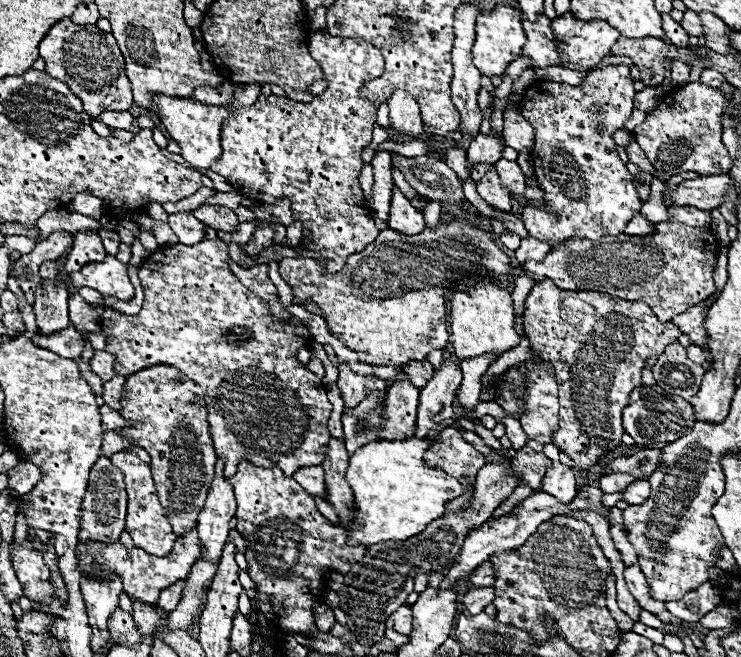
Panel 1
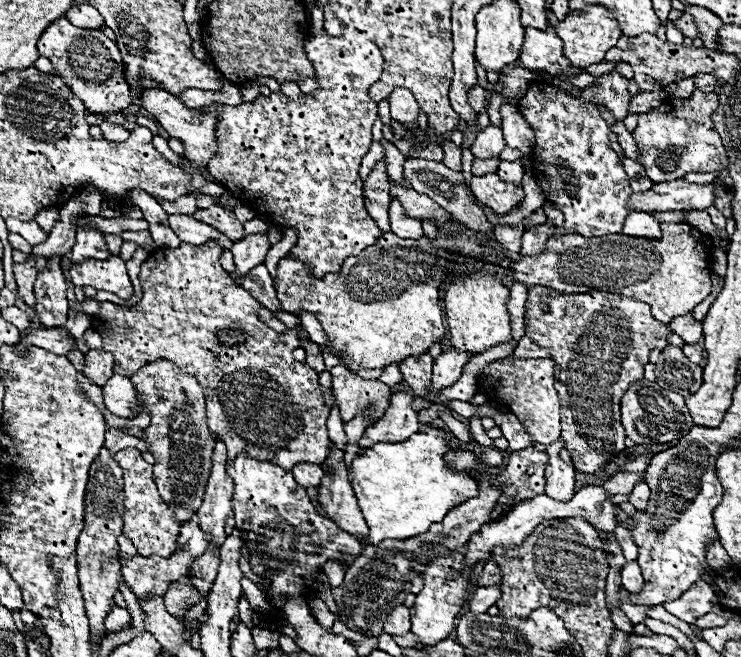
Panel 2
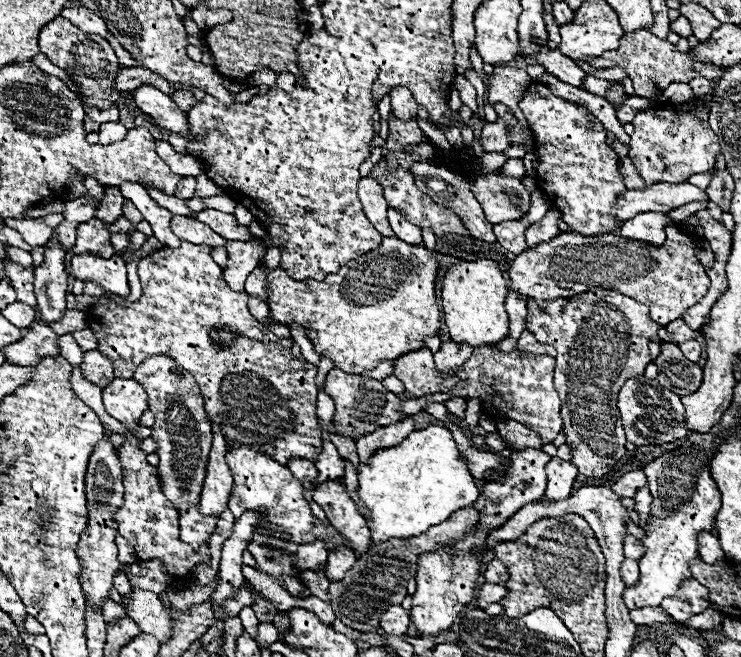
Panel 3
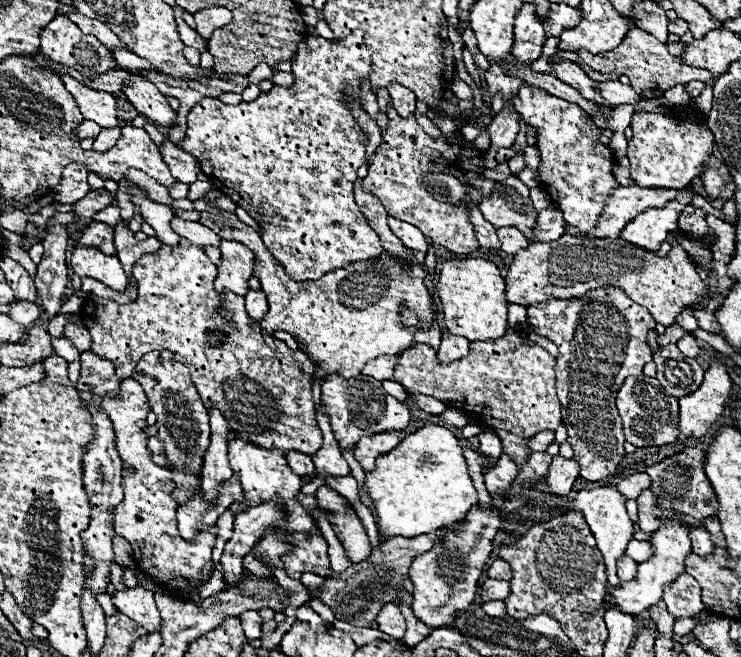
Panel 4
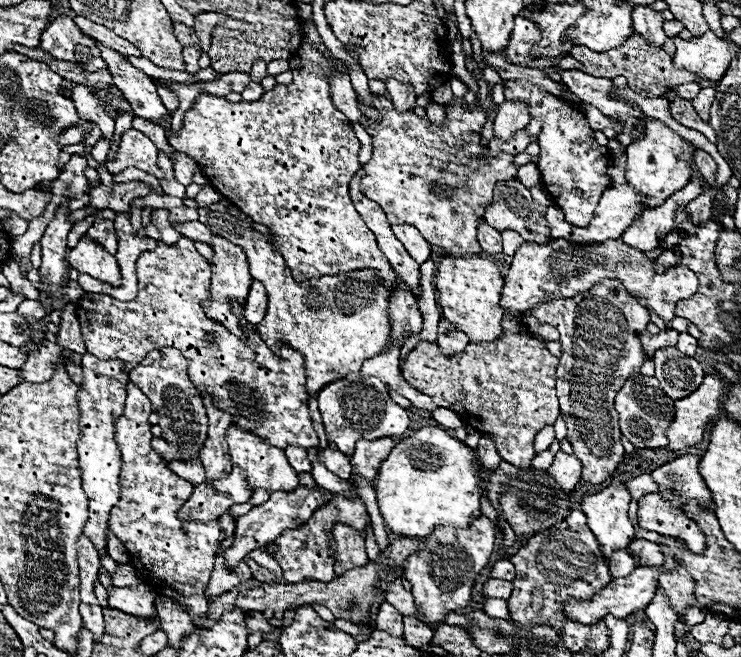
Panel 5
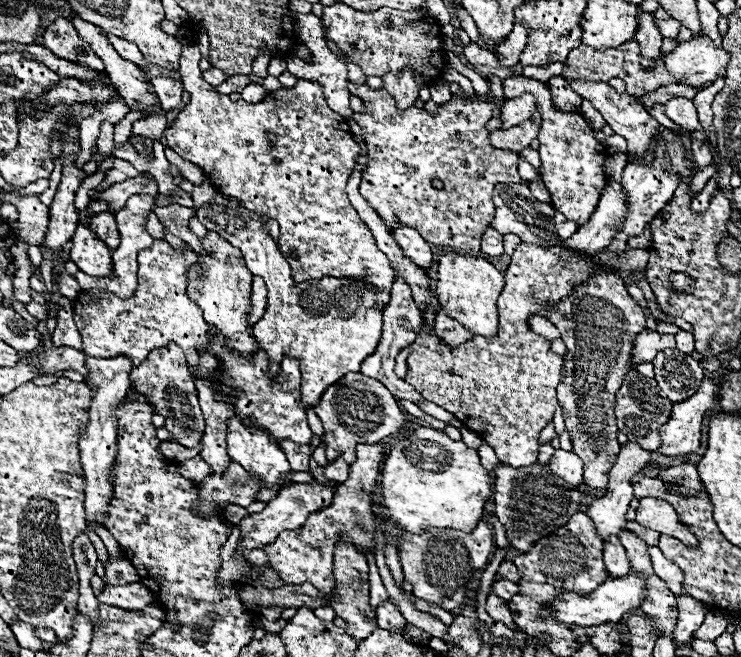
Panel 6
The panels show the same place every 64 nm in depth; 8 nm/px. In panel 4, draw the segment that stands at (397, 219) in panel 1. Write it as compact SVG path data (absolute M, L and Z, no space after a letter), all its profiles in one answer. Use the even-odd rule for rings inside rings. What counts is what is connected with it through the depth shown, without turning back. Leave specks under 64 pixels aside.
M390 218L388 224L390 224L392 232L402 240L402 244L404 244L406 248L414 250L416 260L418 260L418 262L424 262L424 256L428 254L428 242L426 242L426 238L422 236L422 232L420 232L416 226L412 226L412 224L408 224L408 222L402 222L402 220L394 220L394 218Z

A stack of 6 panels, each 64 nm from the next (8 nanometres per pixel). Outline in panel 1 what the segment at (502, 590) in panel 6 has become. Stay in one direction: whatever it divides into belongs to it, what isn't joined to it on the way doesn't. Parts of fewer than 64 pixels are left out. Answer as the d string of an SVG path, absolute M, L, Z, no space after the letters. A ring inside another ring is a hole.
M472 588L464 594L462 604L470 614L480 614L494 600L494 588Z

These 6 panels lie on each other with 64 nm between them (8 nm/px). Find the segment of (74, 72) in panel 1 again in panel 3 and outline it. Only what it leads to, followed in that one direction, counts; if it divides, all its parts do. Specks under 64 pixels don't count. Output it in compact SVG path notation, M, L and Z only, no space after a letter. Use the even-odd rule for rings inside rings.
M58 16L58 20L52 20L50 24L46 24L46 28L42 28L40 32L40 52L46 54L50 58L52 64L64 68L80 86L82 90L82 98L92 104L92 106L98 106L98 108L108 108L110 102L116 100L118 92L110 88L120 64L118 64L118 58L112 50L112 46L102 40L100 36L94 36L94 34L84 34L80 32L74 24L70 24L66 18ZM108 88L110 88L110 96L108 94Z

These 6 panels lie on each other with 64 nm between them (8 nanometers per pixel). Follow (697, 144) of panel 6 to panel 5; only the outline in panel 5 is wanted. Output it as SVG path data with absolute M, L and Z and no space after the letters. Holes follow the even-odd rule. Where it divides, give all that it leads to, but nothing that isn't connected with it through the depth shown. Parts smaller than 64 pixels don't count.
M696 150L694 152L694 164L696 164L696 170L704 176L706 184L712 184L714 174L716 174L716 162L712 160L712 156L706 154L704 150Z

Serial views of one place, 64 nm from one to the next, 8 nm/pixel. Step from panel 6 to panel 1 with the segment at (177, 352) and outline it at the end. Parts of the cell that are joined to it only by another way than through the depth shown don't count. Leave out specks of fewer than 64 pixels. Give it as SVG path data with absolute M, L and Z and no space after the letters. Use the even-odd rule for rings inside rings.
M156 364L134 372L126 382L126 394L122 398L120 414L140 424L124 428L120 436L134 440L152 456L152 476L158 488L160 504L166 508L166 516L180 536L186 528L196 526L198 512L204 508L210 480L214 478L214 442L210 426L206 422L208 410L204 402L204 390L194 384L186 374L168 364Z

